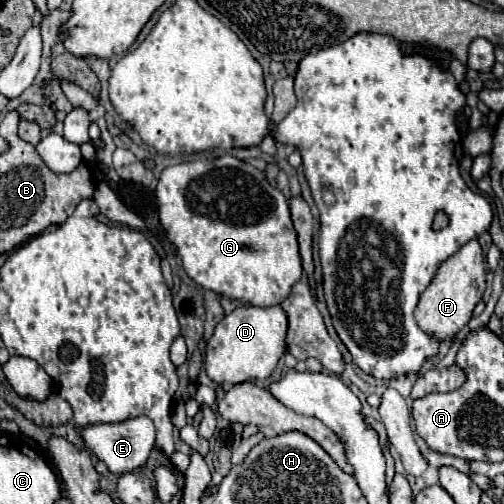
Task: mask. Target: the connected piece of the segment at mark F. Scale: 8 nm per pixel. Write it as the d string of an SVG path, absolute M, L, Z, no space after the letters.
M473 240L467 242L457 254L453 254L439 266L433 282L423 292L415 308L415 322L423 332L427 332L439 342L445 338L453 338L471 320L471 314L475 306L481 302L483 292L485 292L485 258L479 242Z

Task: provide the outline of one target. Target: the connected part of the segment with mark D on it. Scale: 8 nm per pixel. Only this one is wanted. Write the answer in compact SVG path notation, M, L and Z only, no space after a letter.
M239 306L215 326L205 350L207 376L223 386L239 384L241 380L265 380L275 370L279 358L285 354L287 314L281 306Z

